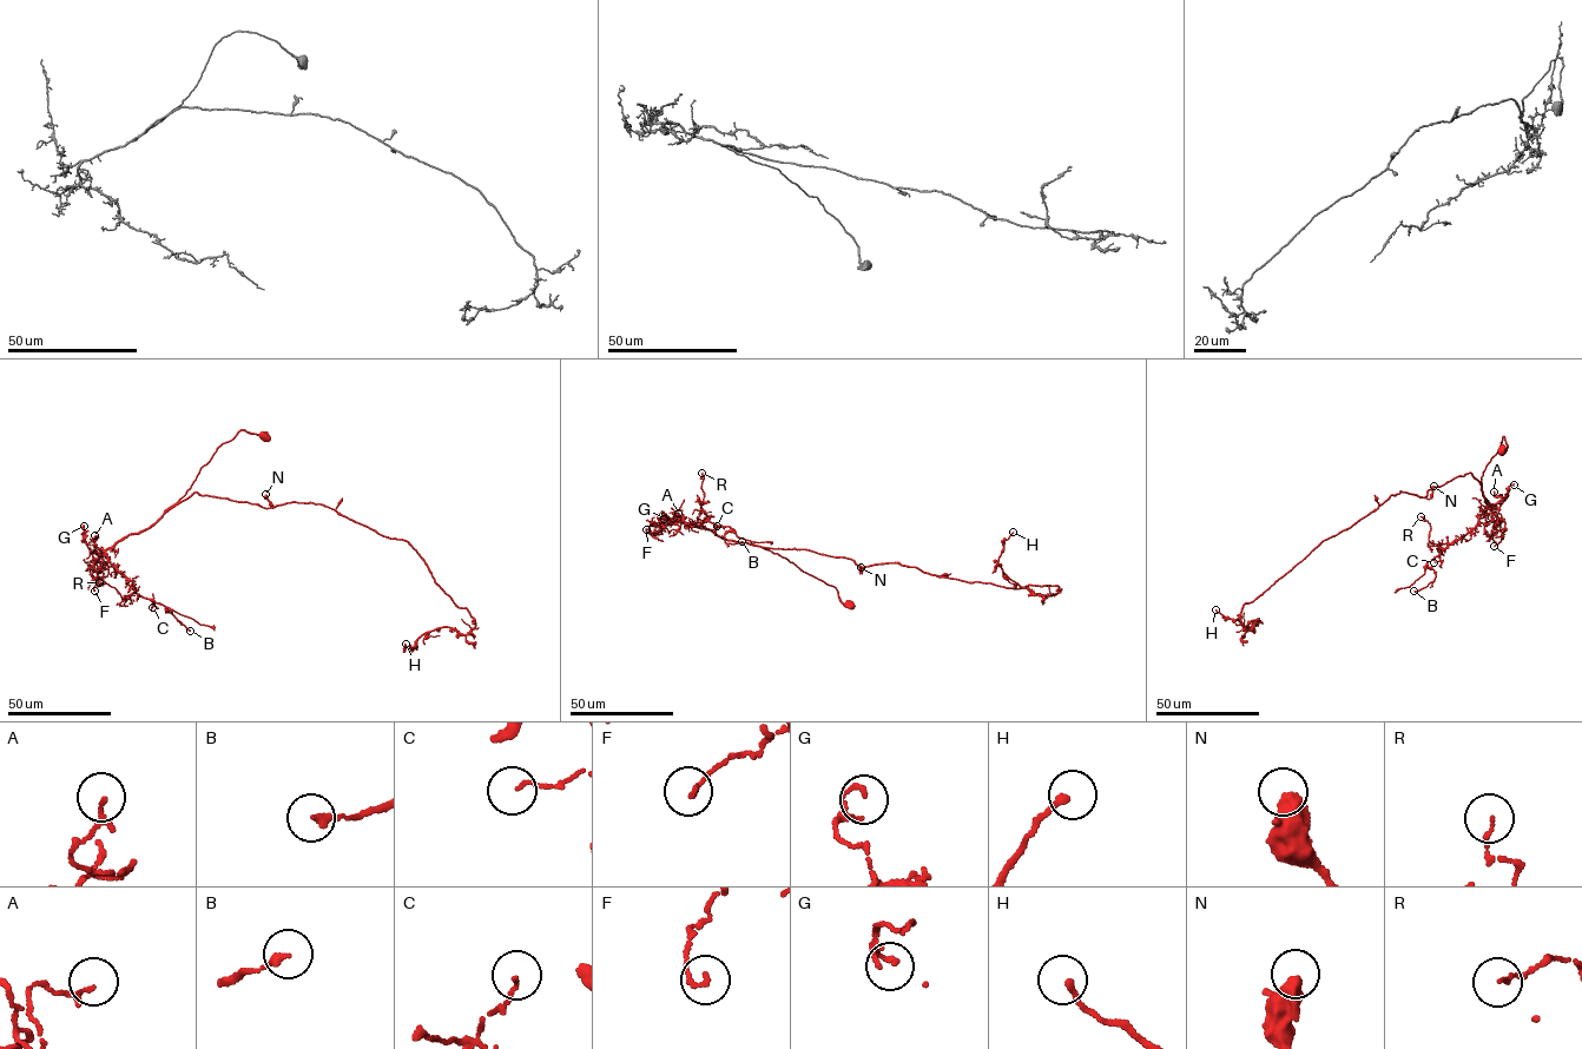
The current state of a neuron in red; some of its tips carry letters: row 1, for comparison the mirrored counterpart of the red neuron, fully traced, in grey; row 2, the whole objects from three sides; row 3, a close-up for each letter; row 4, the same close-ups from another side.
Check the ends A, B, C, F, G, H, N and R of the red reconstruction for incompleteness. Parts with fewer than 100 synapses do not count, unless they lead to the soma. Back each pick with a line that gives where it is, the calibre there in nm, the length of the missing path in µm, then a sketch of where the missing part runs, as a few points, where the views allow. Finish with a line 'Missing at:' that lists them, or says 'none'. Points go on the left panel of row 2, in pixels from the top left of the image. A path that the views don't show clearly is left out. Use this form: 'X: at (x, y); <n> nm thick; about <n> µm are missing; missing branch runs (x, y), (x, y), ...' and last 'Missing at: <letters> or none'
Missing at: none

